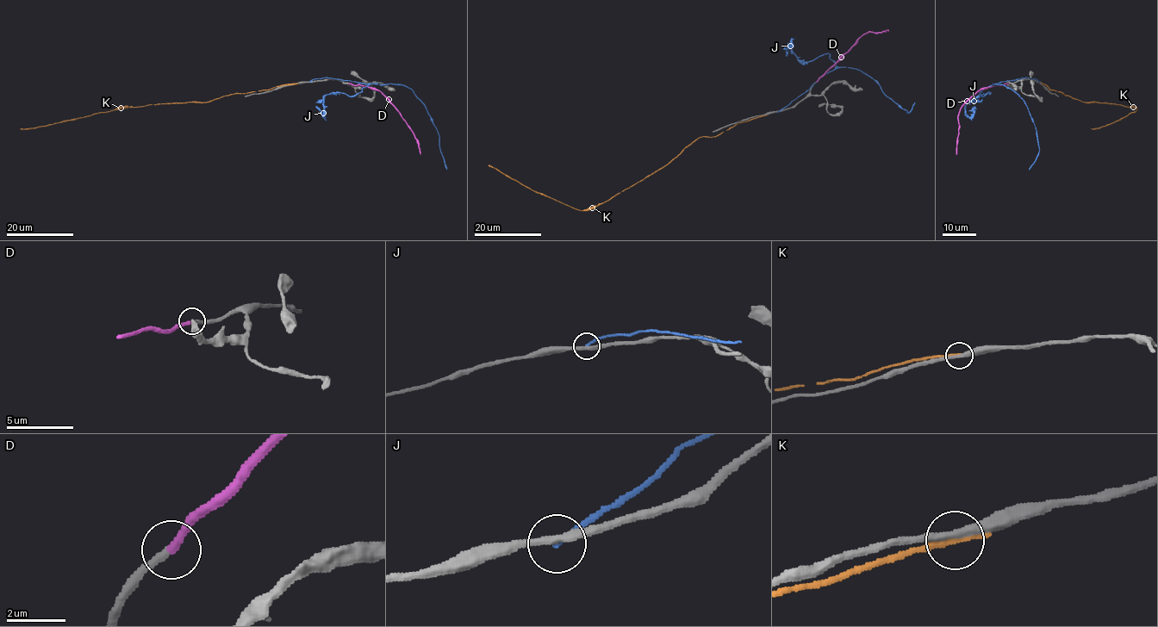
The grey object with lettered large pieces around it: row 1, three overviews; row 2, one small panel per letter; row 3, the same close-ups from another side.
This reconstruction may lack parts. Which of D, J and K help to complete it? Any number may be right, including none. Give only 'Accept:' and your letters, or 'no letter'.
Accept: D

